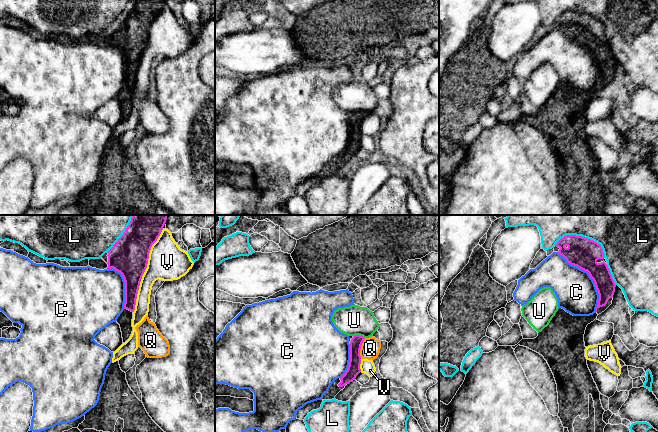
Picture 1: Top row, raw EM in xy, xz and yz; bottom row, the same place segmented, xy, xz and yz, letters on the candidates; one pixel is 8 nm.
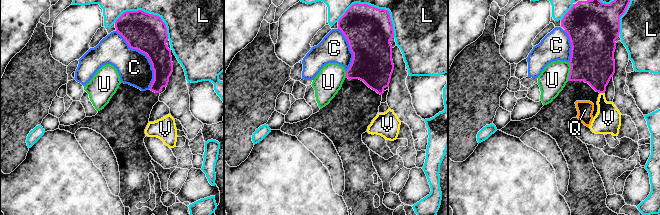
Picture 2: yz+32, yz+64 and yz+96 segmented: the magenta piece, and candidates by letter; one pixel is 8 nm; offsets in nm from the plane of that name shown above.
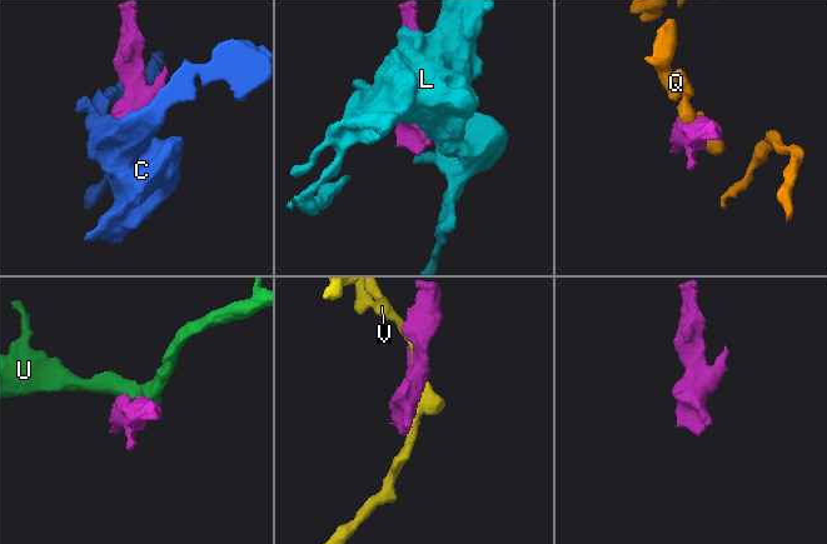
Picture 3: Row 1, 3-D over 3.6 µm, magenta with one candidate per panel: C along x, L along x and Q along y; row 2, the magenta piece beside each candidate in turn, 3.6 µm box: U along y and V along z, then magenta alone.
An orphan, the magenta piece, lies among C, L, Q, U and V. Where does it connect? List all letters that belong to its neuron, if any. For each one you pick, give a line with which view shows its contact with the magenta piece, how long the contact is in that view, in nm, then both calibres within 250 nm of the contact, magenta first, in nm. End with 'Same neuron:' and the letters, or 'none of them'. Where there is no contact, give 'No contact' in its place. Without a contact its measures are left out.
Same neuron: none of them

